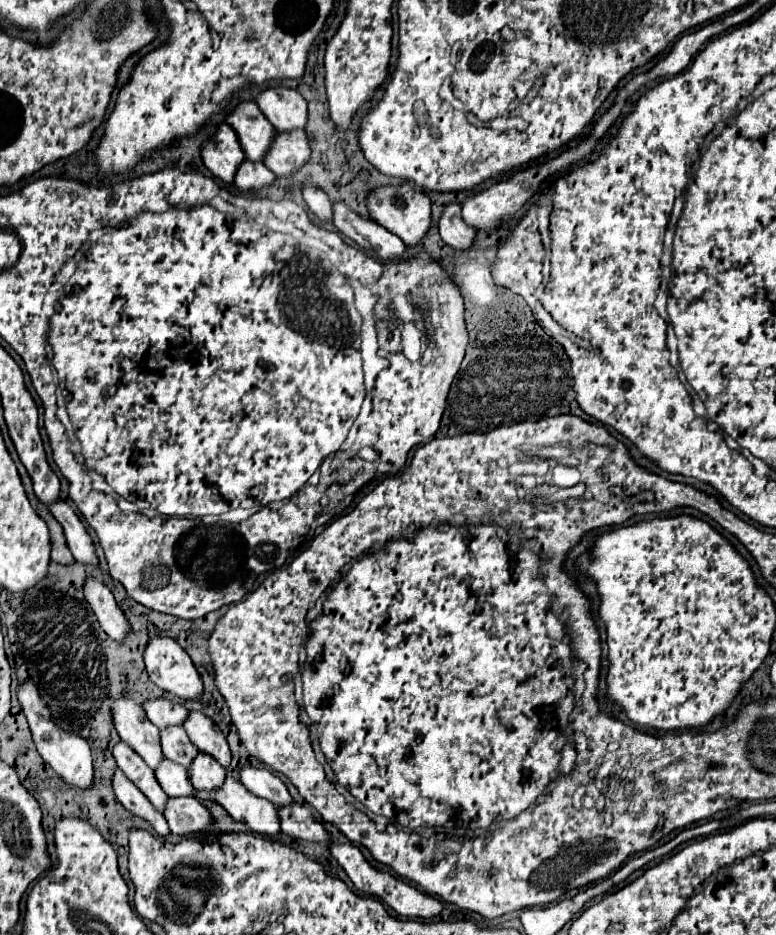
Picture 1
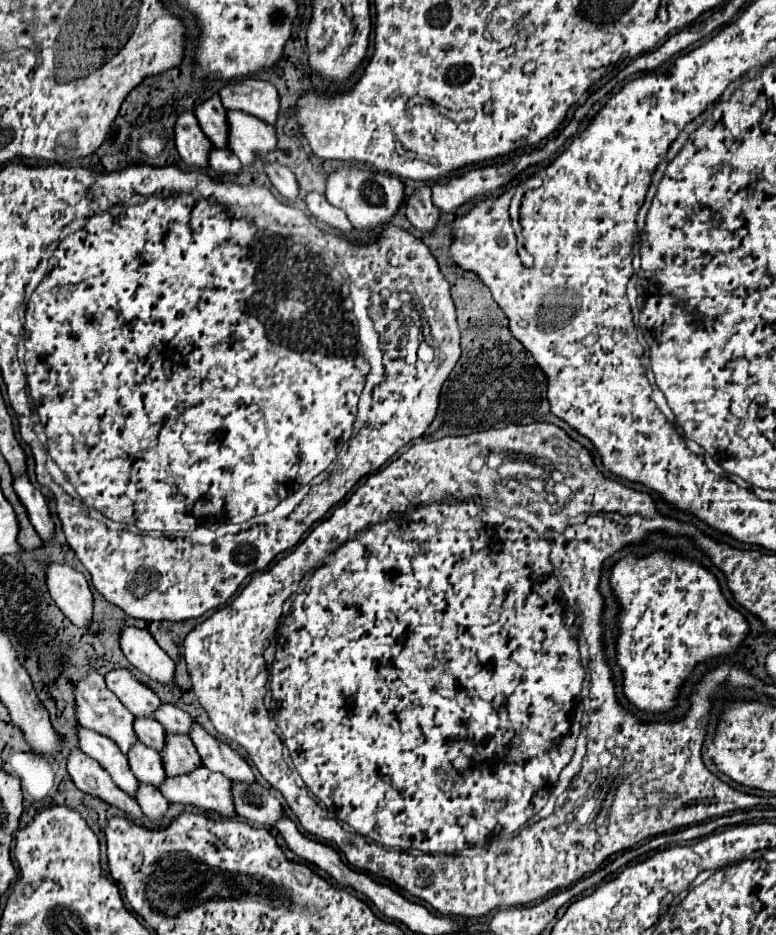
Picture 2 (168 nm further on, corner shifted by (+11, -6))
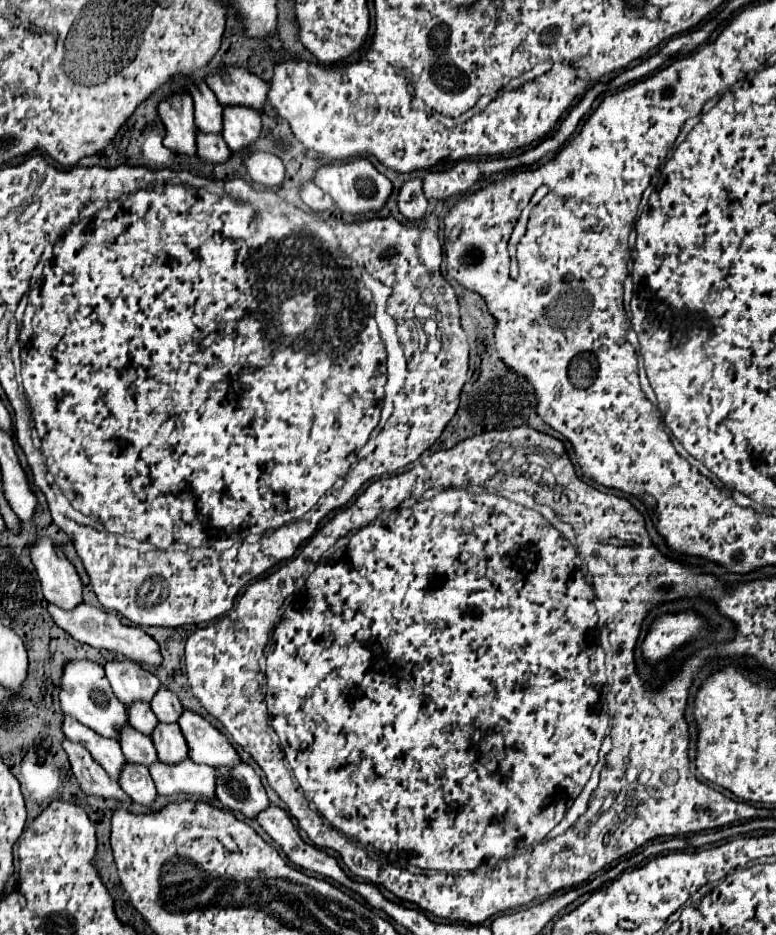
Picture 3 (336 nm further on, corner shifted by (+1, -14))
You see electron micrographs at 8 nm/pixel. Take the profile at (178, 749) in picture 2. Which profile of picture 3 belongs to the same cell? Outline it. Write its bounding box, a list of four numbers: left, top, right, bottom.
[151,723,189,763]

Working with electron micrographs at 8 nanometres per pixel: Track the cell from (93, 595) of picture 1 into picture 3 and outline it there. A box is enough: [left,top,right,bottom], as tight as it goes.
[31,537,85,611]

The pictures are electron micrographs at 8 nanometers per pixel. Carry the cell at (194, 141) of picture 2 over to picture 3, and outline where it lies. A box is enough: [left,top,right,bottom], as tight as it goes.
[159,91,195,157]

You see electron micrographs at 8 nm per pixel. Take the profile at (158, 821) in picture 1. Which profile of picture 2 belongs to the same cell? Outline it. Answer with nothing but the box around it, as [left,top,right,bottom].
[67,749,143,817]

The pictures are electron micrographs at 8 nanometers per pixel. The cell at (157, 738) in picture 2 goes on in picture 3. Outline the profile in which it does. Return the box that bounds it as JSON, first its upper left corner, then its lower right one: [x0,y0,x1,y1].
[127,703,157,737]

